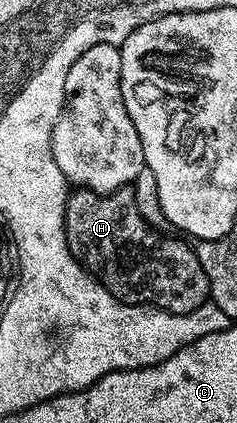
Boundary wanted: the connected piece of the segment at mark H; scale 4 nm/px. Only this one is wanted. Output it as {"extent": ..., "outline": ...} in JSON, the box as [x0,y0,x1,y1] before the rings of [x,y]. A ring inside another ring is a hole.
{"extent":[65,186,211,313],"outline":[[[123,186],[112,194],[72,189],[65,208],[65,232],[71,255],[84,270],[102,282],[118,302],[156,306],[171,313],[193,312],[208,301],[211,292],[194,245],[182,237],[166,238],[158,234],[143,219],[134,192],[131,186]]]}

